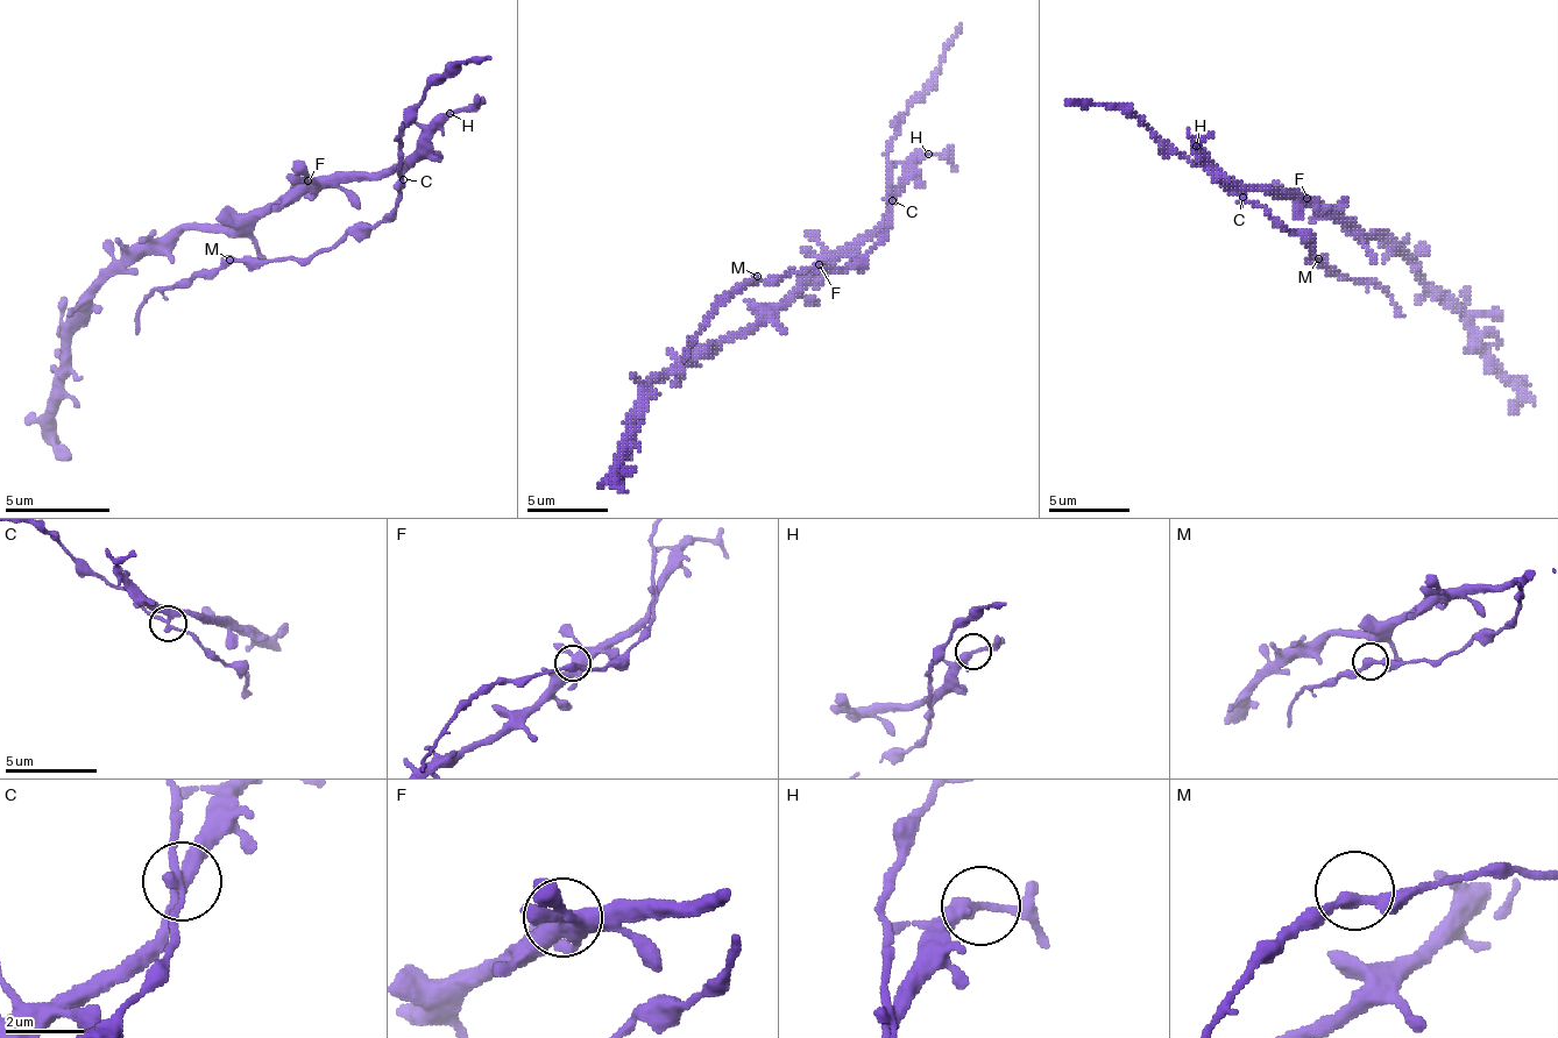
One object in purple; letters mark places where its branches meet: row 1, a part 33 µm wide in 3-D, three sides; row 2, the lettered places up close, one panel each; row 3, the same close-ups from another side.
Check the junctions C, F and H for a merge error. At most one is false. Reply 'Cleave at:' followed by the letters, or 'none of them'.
Cleave at: C

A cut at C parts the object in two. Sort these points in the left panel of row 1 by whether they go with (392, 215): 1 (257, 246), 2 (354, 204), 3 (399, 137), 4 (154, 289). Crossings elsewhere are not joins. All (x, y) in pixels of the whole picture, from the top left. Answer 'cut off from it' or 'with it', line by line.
1: cut off from it
2: cut off from it
3: with it
4: with it

